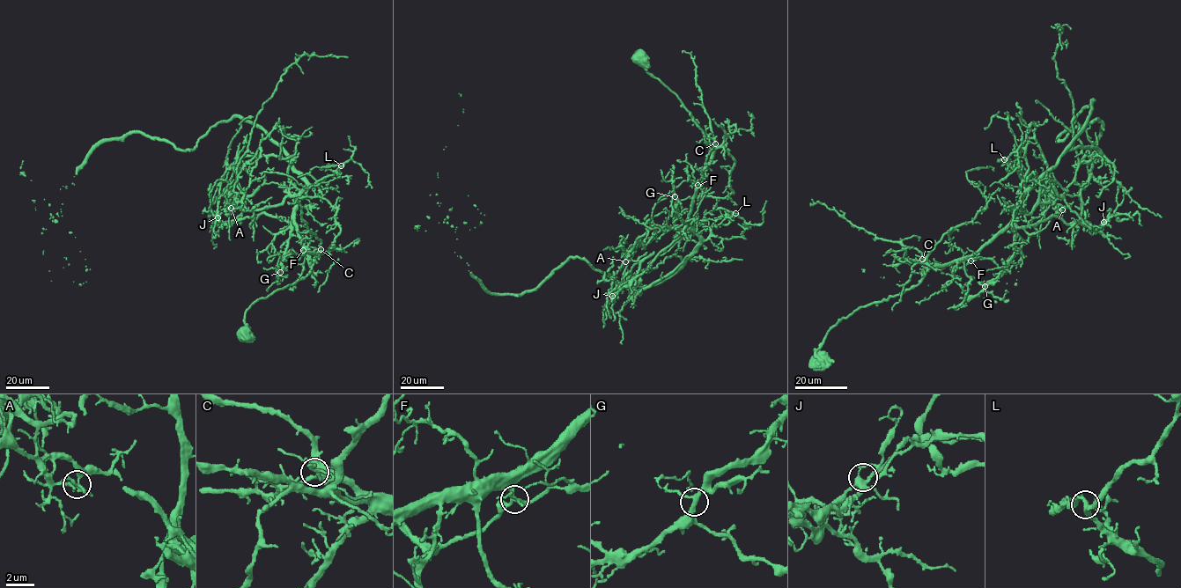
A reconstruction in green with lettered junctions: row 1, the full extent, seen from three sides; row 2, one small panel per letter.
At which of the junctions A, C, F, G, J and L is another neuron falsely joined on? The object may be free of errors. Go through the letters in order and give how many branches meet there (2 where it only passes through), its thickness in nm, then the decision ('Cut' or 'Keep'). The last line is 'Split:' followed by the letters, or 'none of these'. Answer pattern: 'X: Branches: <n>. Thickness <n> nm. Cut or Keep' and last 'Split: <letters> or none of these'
A: Branches: 4. Thickness 170 nm. Cut
C: Branches: 4. Thickness 480 nm. Keep
F: Branches: 3. Thickness 240 nm. Keep
G: Branches: 3. Thickness 280 nm. Keep
J: Branches: 5. Thickness 360 nm. Keep
L: Branches: 4. Thickness 340 nm. Keep
Split: A

